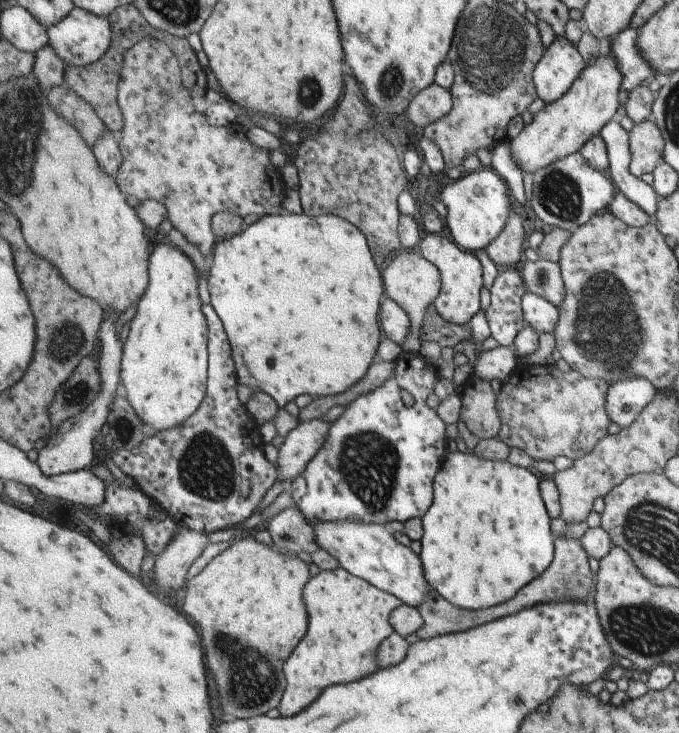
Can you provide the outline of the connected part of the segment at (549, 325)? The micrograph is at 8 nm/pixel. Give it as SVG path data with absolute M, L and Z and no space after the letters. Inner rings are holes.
M526 291L522 307L526 324L531 324L538 333L554 334L557 324L560 323L560 309L557 306L537 294Z

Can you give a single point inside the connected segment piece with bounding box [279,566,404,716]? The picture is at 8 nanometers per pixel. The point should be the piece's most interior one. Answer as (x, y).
(350, 617)

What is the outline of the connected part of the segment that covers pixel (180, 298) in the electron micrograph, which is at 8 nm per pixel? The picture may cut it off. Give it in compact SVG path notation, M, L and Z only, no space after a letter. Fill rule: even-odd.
M159 243L150 256L150 281L124 343L122 390L153 431L181 426L208 395L209 328L199 298L197 268L180 248Z

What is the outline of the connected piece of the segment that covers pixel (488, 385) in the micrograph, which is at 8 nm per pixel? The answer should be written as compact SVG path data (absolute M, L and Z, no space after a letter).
M475 373L463 384L462 422L480 440L493 440L500 436L502 420L498 411L498 395L492 382Z

